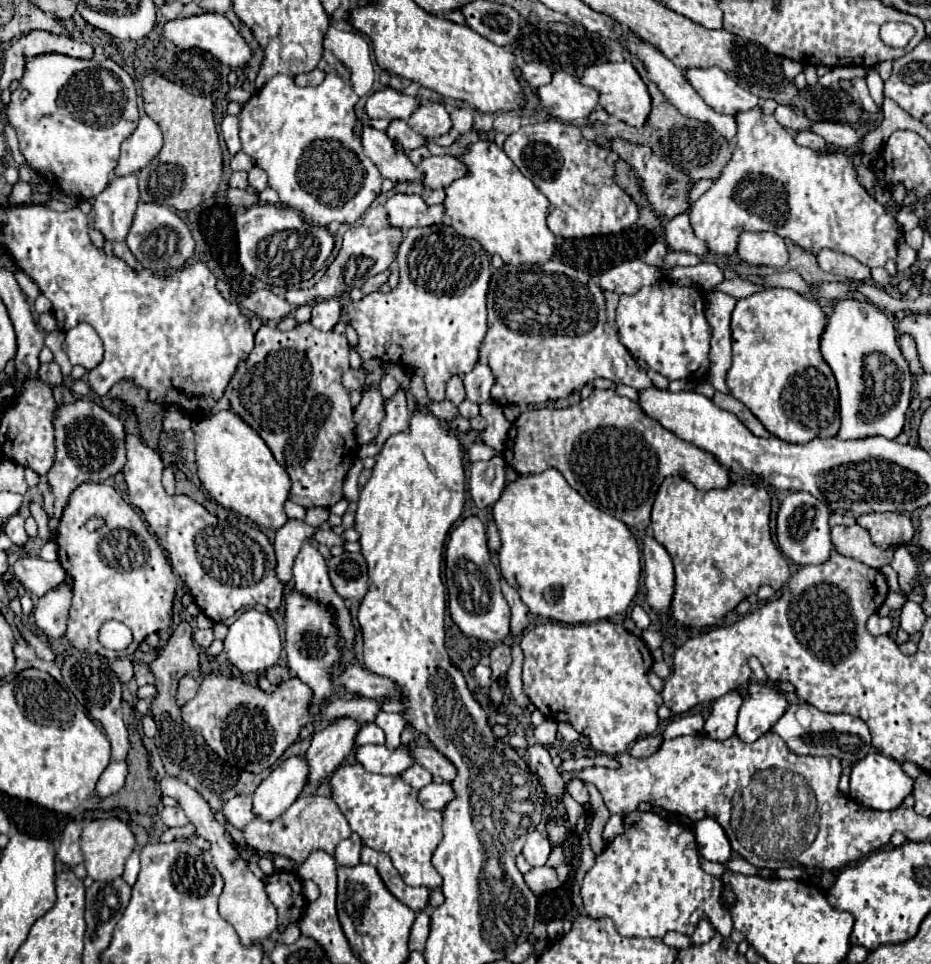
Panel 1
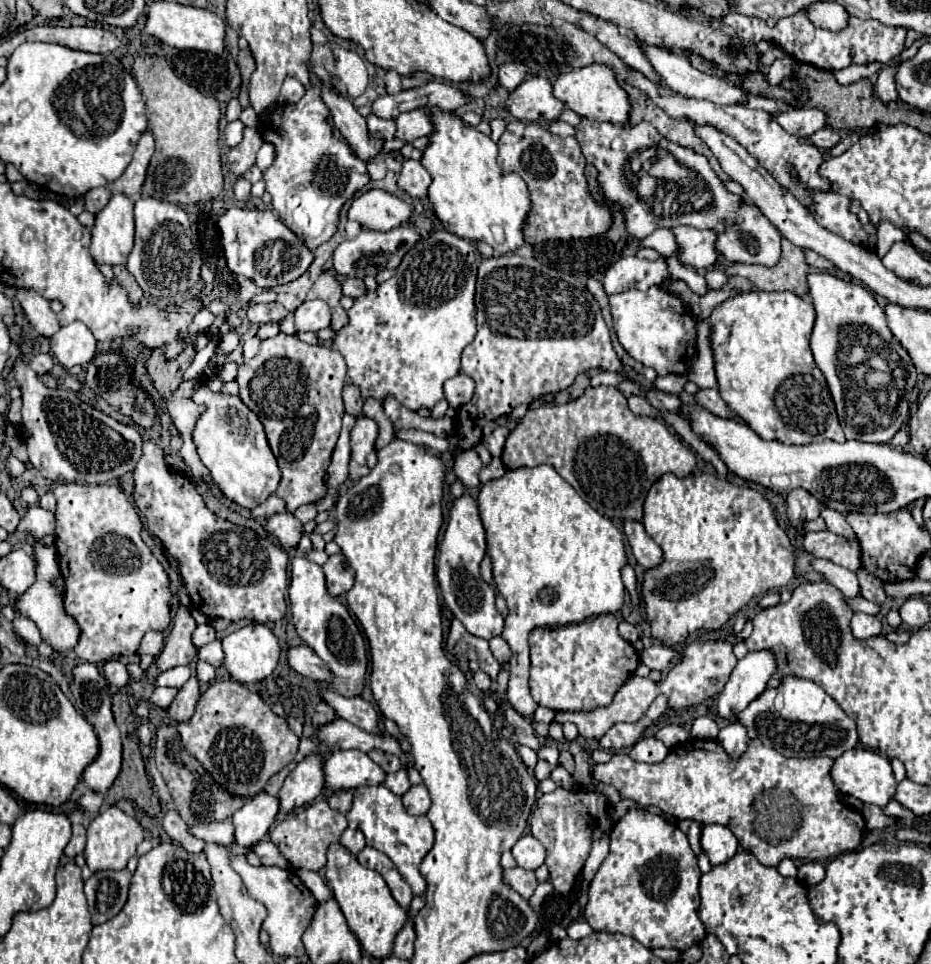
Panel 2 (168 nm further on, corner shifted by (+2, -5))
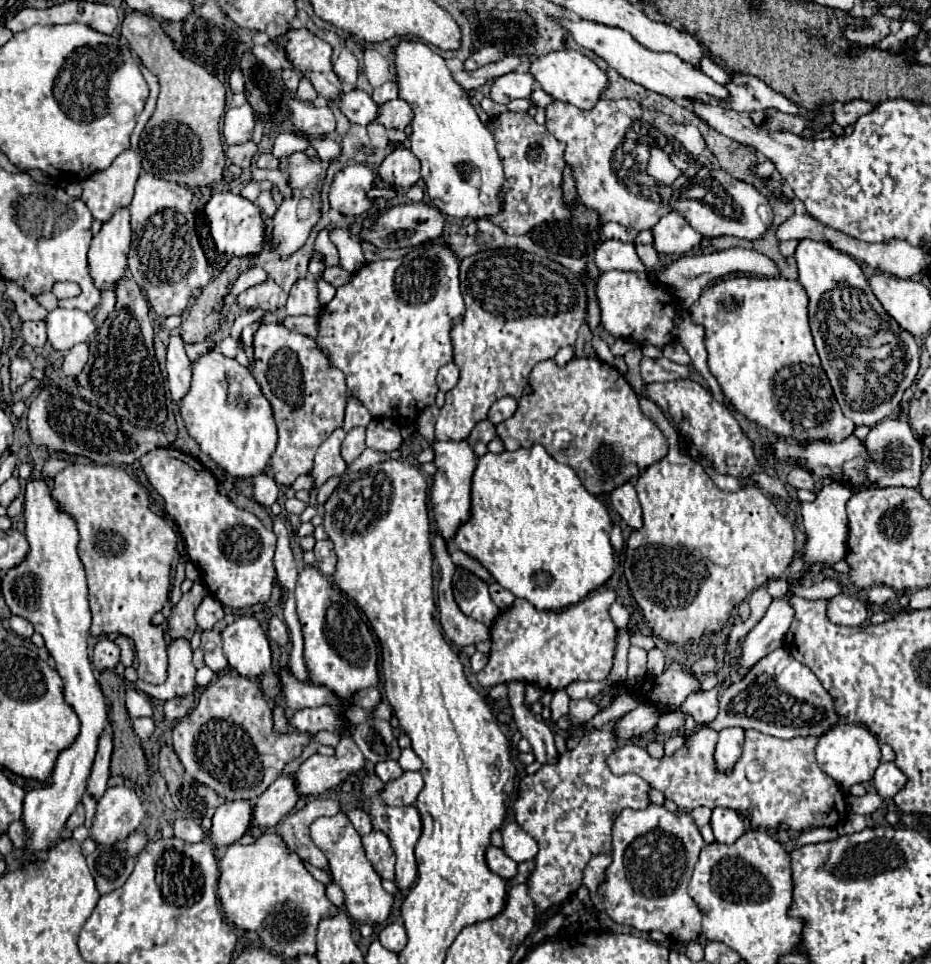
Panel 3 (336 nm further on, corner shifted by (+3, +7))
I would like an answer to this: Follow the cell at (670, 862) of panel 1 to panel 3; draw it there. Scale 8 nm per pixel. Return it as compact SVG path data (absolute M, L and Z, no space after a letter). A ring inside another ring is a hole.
M649 805L641 811L623 811L617 817L613 827L613 863L605 873L605 881L597 893L591 893L591 899L599 911L605 911L613 921L633 927L637 931L661 931L669 939L679 943L697 941L701 933L701 911L697 903L687 893L687 883L693 875L693 867L699 859L701 849L707 843L701 837L699 827L695 825L693 817L685 811L667 811L659 805Z

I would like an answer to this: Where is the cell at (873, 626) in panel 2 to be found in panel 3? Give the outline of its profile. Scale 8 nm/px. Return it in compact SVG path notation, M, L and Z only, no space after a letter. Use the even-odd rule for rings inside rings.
M839 593L827 601L827 617L835 625L859 627L867 621L867 607L845 593Z

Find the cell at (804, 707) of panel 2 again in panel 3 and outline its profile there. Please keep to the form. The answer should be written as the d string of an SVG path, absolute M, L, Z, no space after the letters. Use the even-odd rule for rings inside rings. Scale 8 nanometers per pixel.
M779 647L759 659L741 681L729 685L723 691L719 697L719 715L711 727L721 731L725 727L739 725L743 729L757 729L779 739L793 739L801 735L819 737L837 721L839 717L835 713L833 701L813 671Z

